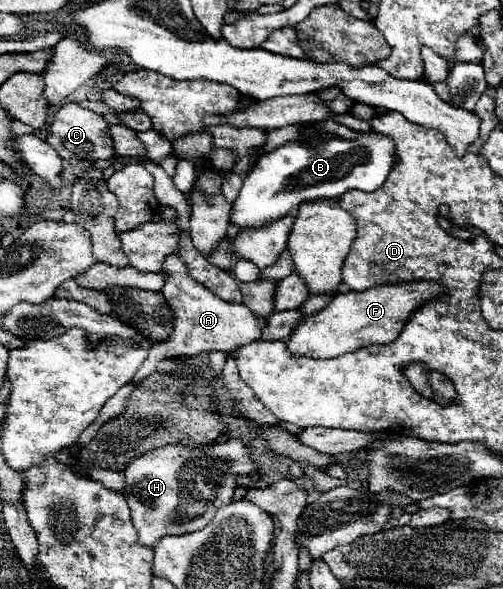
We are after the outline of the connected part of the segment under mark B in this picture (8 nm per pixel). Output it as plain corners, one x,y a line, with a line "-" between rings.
375,130
357,132
357,138
329,138
319,144
285,142
273,152
261,156
247,174
243,188
233,202
231,222
239,228
259,228
267,222
283,218
291,208
315,198
341,198
349,190
373,192
383,186
391,166
395,164
395,142

